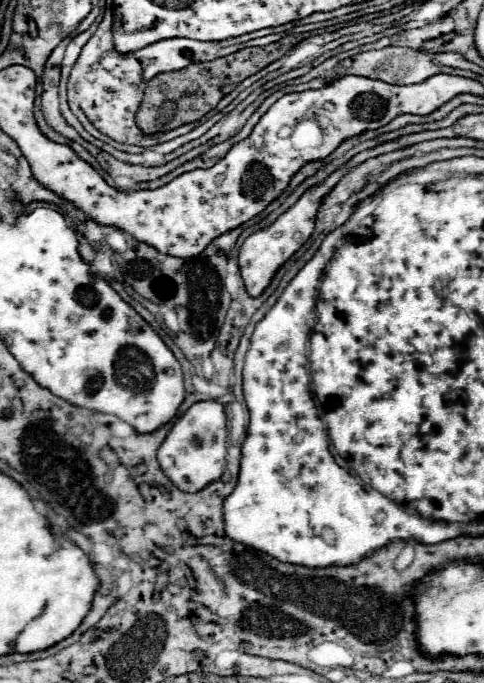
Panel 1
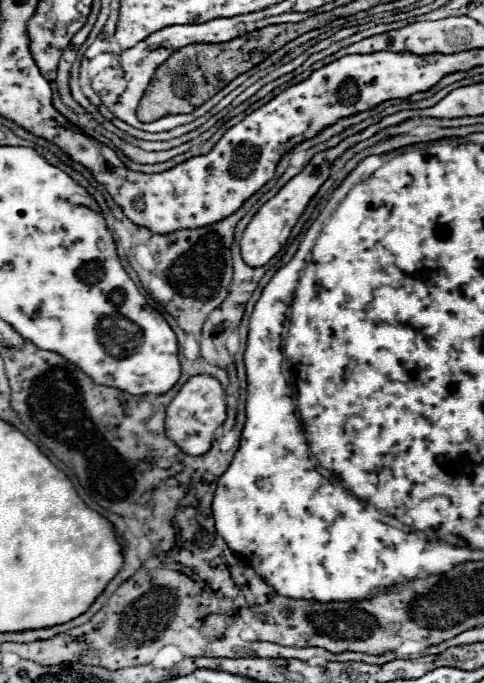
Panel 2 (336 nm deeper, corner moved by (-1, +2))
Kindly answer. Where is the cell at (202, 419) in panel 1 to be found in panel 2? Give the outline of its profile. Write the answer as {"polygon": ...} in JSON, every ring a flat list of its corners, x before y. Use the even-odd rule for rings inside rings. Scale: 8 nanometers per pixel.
{"polygon":[[195,375,179,389,179,393,169,403,165,431,167,437,189,455,203,455,209,451,215,439,215,429,223,425,225,417,225,391,221,383,211,375]]}

